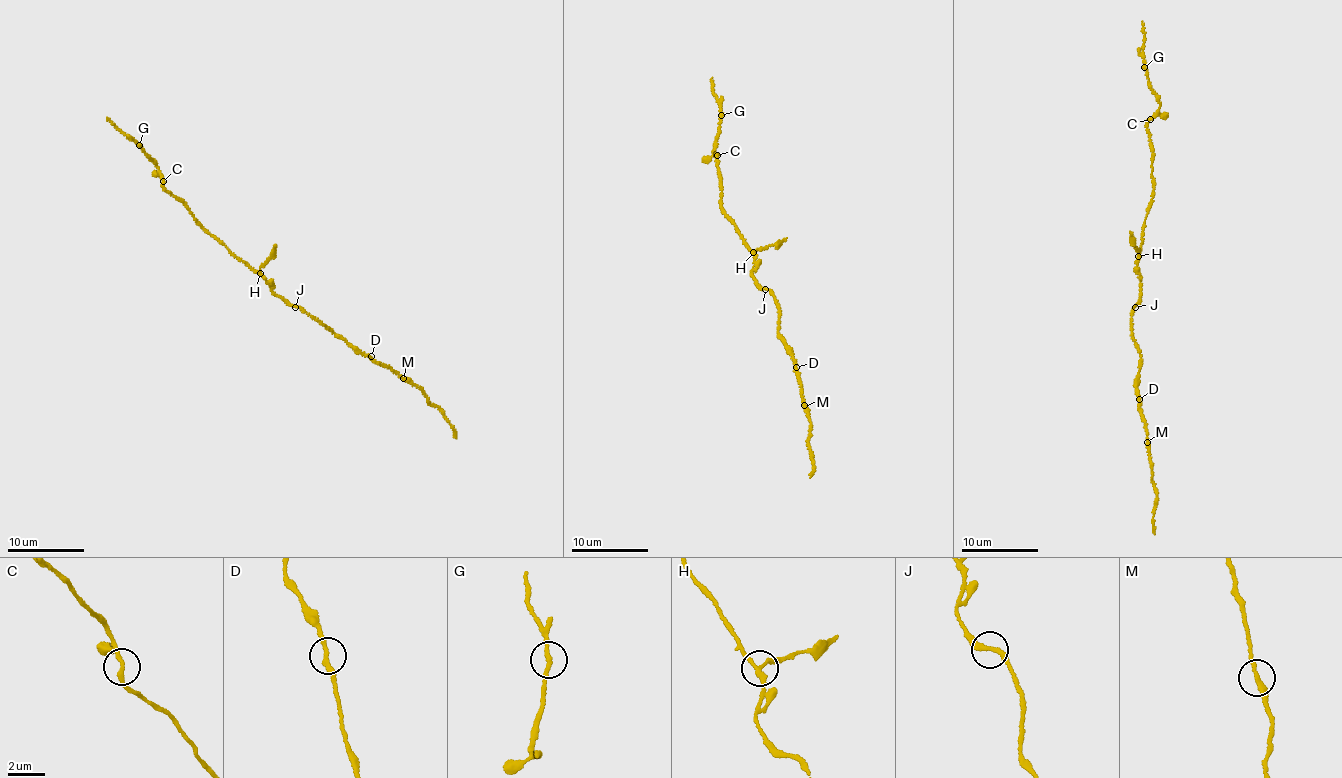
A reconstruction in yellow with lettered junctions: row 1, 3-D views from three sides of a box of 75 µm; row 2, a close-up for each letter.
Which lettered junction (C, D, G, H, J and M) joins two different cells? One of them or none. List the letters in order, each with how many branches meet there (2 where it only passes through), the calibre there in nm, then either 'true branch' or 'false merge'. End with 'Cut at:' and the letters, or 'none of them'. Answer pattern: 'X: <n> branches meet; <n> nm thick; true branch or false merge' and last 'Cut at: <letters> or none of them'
C: 3 branches meet; 180 nm thick; true branch
D: 2 branches meet; 240 nm thick; true branch
G: 2 branches meet; 240 nm thick; true branch
H: 3 branches meet; 200 nm thick; false merge
J: 2 branches meet; 240 nm thick; true branch
M: 2 branches meet; 240 nm thick; true branch
Cut at: H

